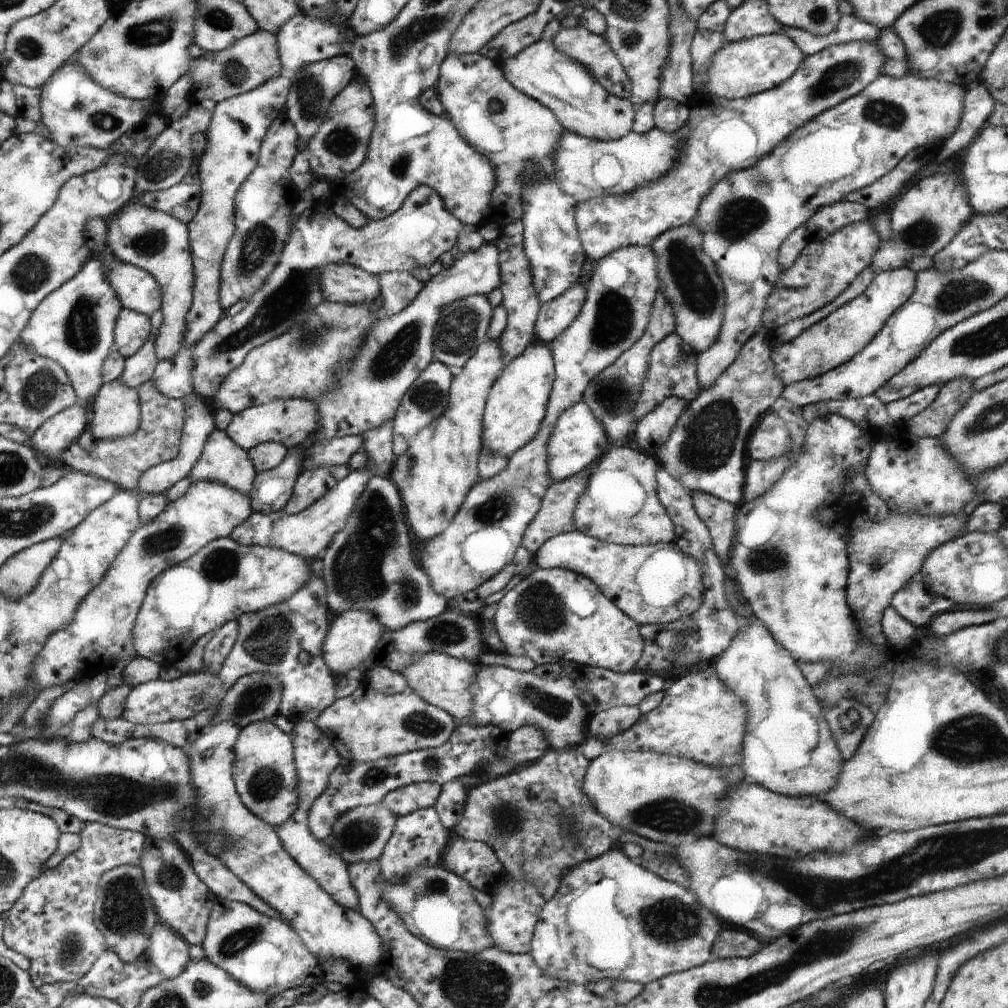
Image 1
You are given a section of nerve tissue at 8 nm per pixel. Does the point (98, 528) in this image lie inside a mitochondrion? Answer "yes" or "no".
no

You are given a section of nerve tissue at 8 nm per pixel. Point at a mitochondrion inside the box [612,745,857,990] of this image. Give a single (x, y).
(667, 921)

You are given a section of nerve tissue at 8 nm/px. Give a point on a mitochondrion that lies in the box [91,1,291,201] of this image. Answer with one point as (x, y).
(152, 33)

